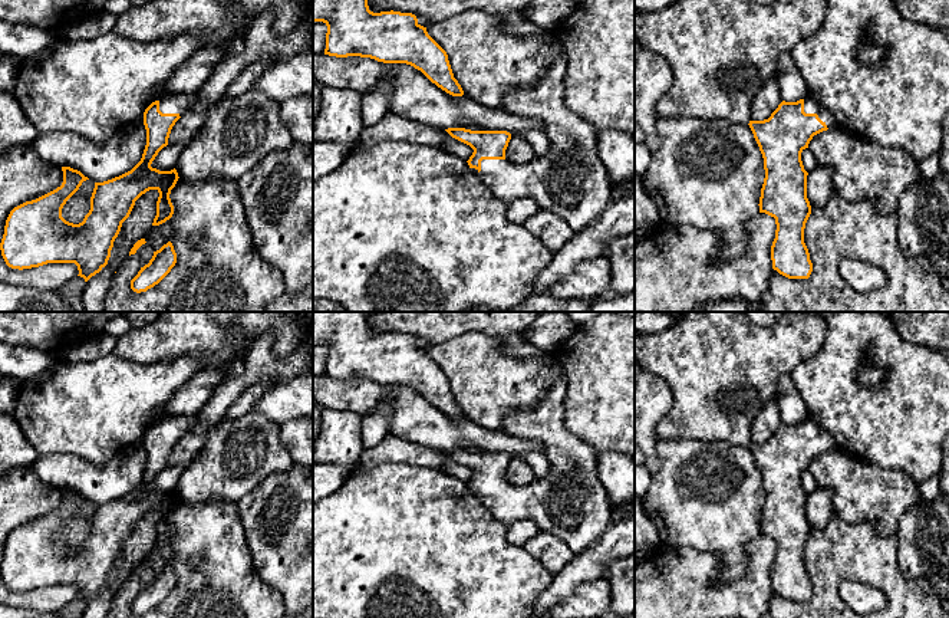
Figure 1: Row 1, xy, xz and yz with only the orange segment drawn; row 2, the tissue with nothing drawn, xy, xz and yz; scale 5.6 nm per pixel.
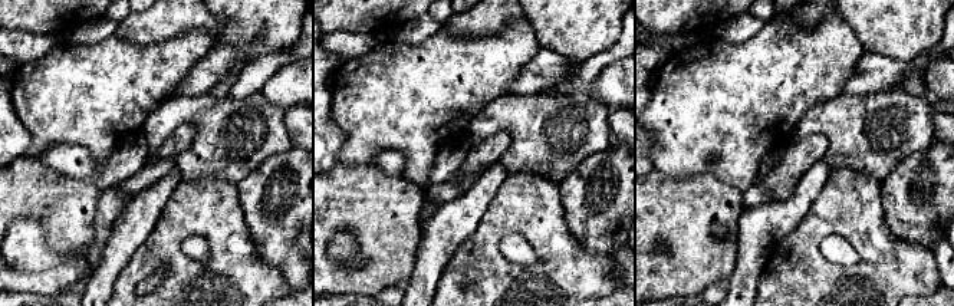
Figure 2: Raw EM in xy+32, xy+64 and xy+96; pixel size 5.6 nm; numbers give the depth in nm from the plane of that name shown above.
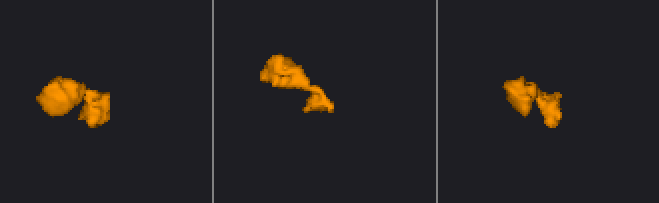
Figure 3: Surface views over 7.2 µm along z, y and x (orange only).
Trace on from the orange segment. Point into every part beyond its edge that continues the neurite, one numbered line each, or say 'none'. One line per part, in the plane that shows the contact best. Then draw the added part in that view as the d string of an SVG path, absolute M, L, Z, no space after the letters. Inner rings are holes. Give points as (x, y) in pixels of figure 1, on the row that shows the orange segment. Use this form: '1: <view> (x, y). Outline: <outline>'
1: yz (709, 174). Outline: M658 118L660 147L650 152L643 184L660 218L675 226L691 224L719 236L718 257L729 262L748 247L747 223L759 213L765 178L764 158L749 125L726 119Z

